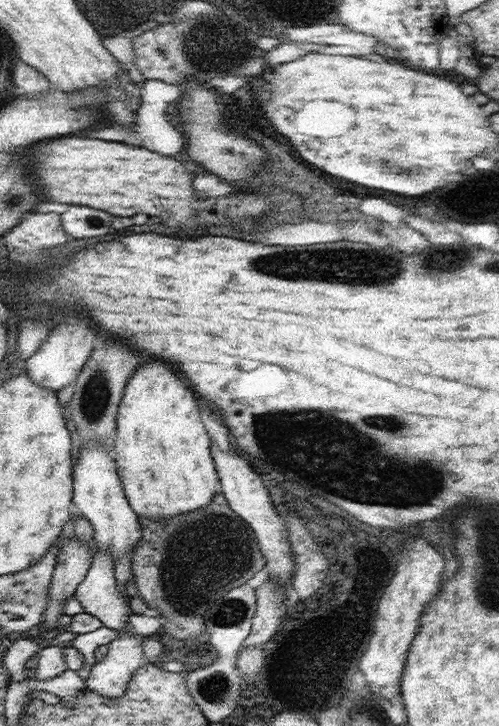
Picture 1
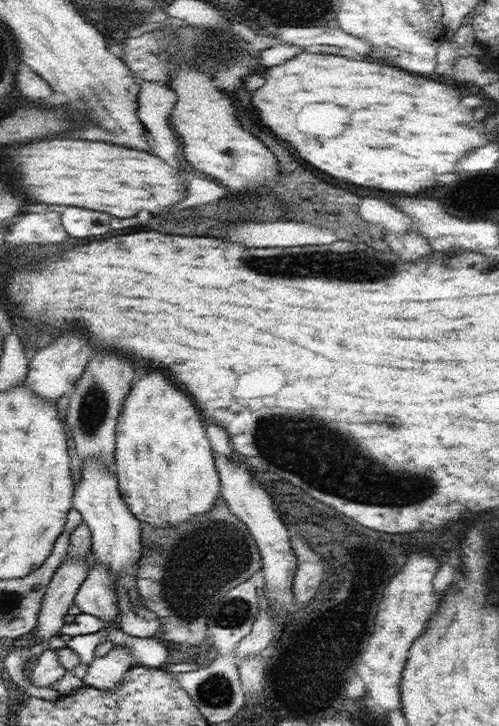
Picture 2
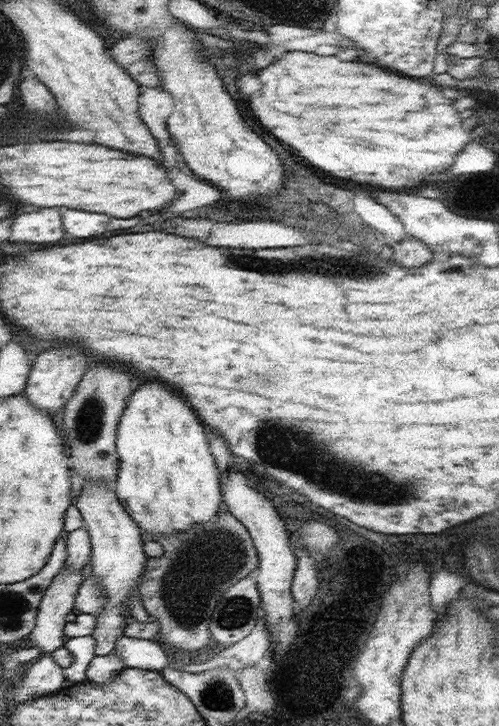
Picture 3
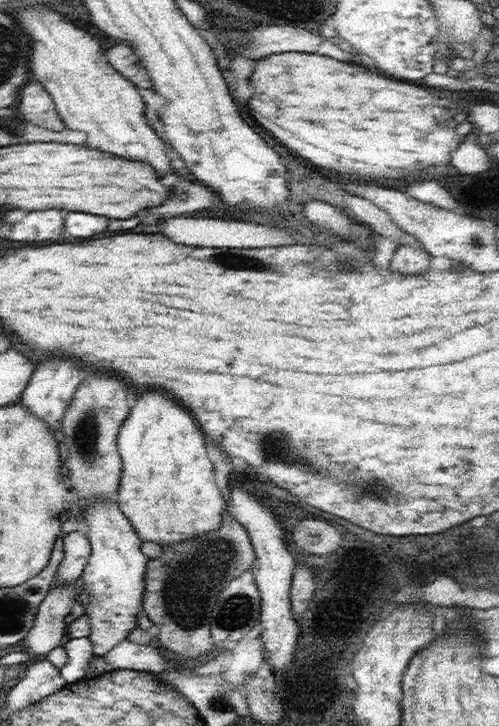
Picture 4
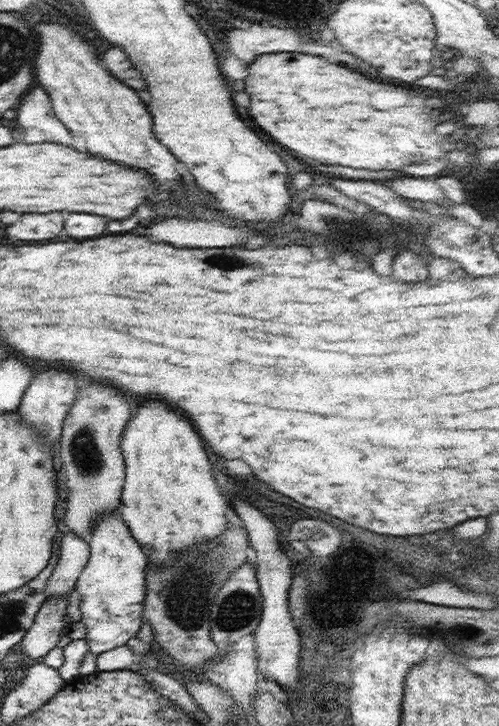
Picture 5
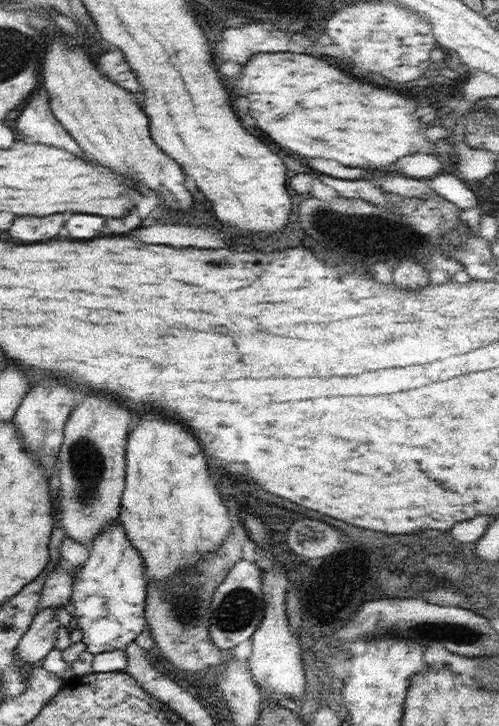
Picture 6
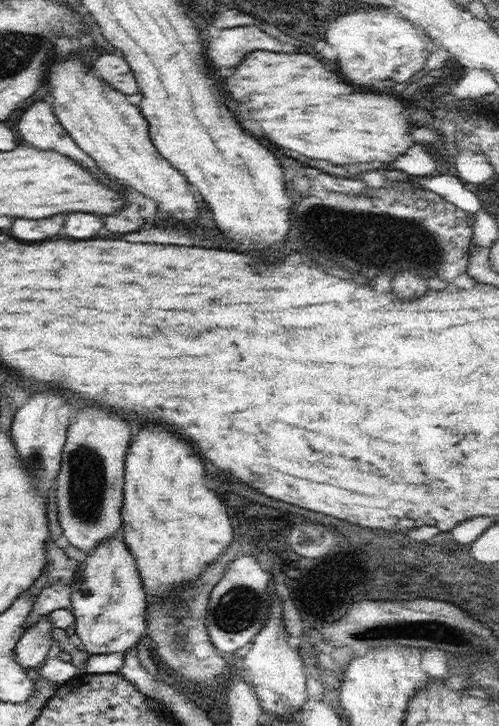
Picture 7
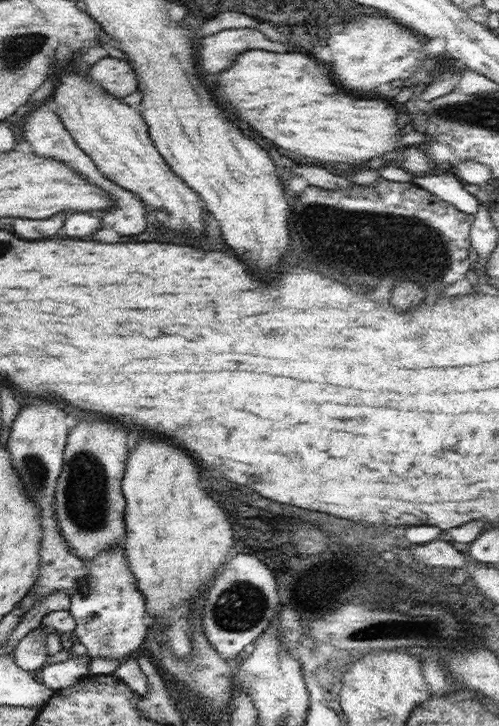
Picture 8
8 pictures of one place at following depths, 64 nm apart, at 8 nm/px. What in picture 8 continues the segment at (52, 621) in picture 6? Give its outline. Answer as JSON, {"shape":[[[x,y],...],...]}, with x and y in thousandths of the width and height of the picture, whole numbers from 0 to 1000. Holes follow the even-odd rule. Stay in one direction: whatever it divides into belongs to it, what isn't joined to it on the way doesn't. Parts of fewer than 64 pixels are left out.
{"shape":[[[90,861],[68,865],[66,869],[52,873],[40,886],[26,895],[32,915],[48,923],[76,923],[86,920],[100,904],[92,894],[92,873],[98,865]]]}

